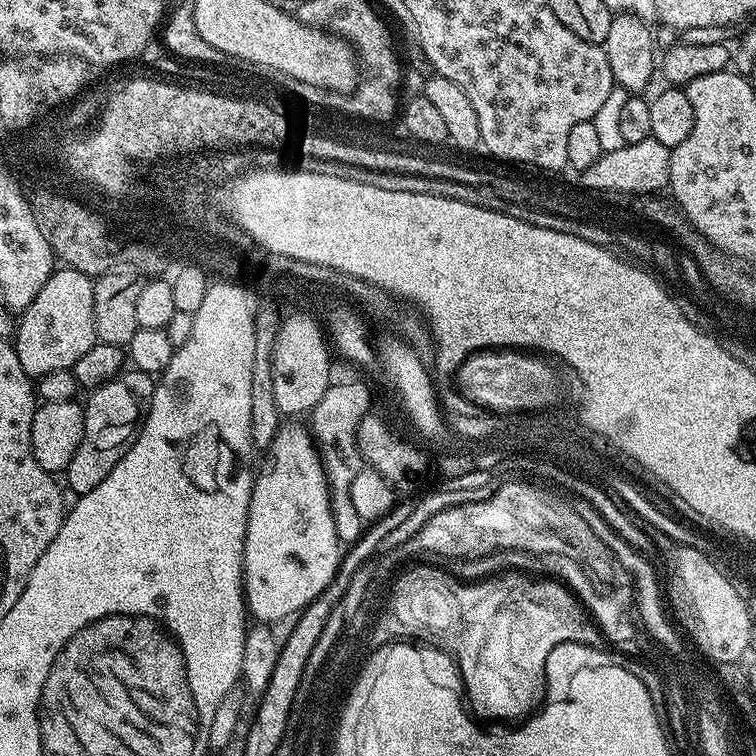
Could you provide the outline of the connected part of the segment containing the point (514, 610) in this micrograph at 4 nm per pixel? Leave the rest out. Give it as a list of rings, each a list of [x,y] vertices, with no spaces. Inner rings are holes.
[[[408,568],[400,574],[404,580],[398,575],[394,580],[400,588],[394,584],[390,588],[396,596],[396,616],[400,616],[400,620],[404,620],[408,628],[412,628],[412,638],[417,641],[425,640],[426,643],[449,652],[456,659],[460,676],[464,679],[463,695],[466,700],[468,695],[467,703],[481,721],[519,721],[527,717],[537,707],[536,696],[545,695],[544,671],[550,650],[554,650],[554,646],[559,644],[595,646],[602,640],[596,620],[563,583],[560,585],[552,580],[531,580],[520,572],[504,572],[501,576],[492,576],[477,584],[463,584],[440,568]]]

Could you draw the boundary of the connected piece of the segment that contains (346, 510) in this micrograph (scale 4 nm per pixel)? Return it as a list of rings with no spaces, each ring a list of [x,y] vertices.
[[[348,380],[345,384],[329,383],[326,394],[314,406],[310,413],[310,431],[312,439],[318,445],[318,451],[327,465],[328,491],[332,498],[332,517],[336,533],[341,545],[351,546],[360,537],[362,521],[358,518],[358,510],[348,497],[348,486],[354,475],[354,468],[348,464],[332,464],[336,460],[336,452],[340,456],[348,456],[356,448],[356,428],[362,417],[369,415],[368,403],[372,400],[372,392],[360,380]]]

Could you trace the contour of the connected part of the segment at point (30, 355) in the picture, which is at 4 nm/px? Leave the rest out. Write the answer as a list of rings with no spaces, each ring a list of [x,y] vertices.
[[[67,266],[57,267],[52,277],[46,282],[46,286],[42,286],[42,290],[38,290],[38,298],[34,298],[34,302],[30,302],[26,311],[19,313],[20,325],[16,328],[14,343],[18,362],[22,362],[22,370],[26,370],[28,376],[39,378],[63,368],[71,370],[74,362],[78,362],[78,358],[82,358],[82,354],[86,354],[86,350],[90,350],[98,343],[94,330],[93,283],[93,277],[82,274],[78,270]]]

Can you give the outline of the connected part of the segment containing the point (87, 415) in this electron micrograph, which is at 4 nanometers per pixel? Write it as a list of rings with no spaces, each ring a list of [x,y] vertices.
[[[135,370],[121,371],[112,380],[91,389],[88,404],[83,405],[84,429],[82,442],[78,450],[74,450],[74,458],[70,458],[70,466],[66,470],[69,493],[76,492],[77,497],[90,494],[110,470],[114,470],[117,462],[124,457],[124,451],[132,445],[140,425],[148,411],[148,403],[152,401],[154,387],[153,377]]]

